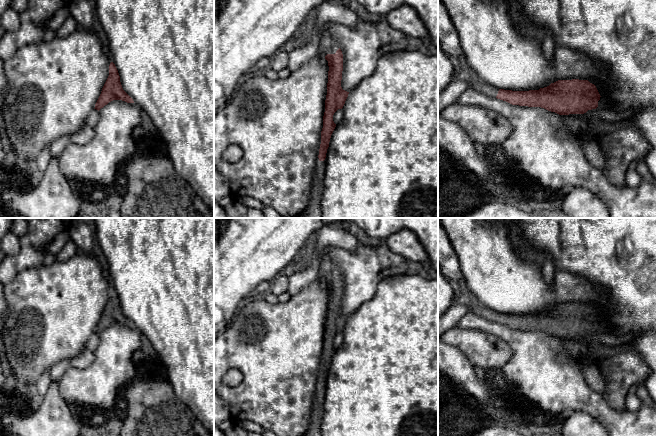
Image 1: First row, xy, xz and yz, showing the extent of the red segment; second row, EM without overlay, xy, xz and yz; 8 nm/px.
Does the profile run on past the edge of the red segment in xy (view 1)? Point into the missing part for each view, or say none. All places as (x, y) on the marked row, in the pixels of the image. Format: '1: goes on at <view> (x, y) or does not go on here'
1: does not go on here

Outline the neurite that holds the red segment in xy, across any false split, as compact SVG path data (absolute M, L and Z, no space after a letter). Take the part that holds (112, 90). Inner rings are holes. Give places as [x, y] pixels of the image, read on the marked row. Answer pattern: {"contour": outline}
{"contour": "M111 62L109 65L109 76L102 88L94 109L99 111L113 100L122 100L127 103L134 103L133 99L123 90L118 70L115 64Z"}

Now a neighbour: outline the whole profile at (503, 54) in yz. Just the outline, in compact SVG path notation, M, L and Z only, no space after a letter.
M442 0L457 31L467 64L476 78L497 88L512 91L539 90L558 80L589 80L603 76L609 67L598 60L592 60L584 53L562 46L555 46L551 60L545 58L542 44L533 38L530 29L523 28L513 19L510 10L512 0Z

